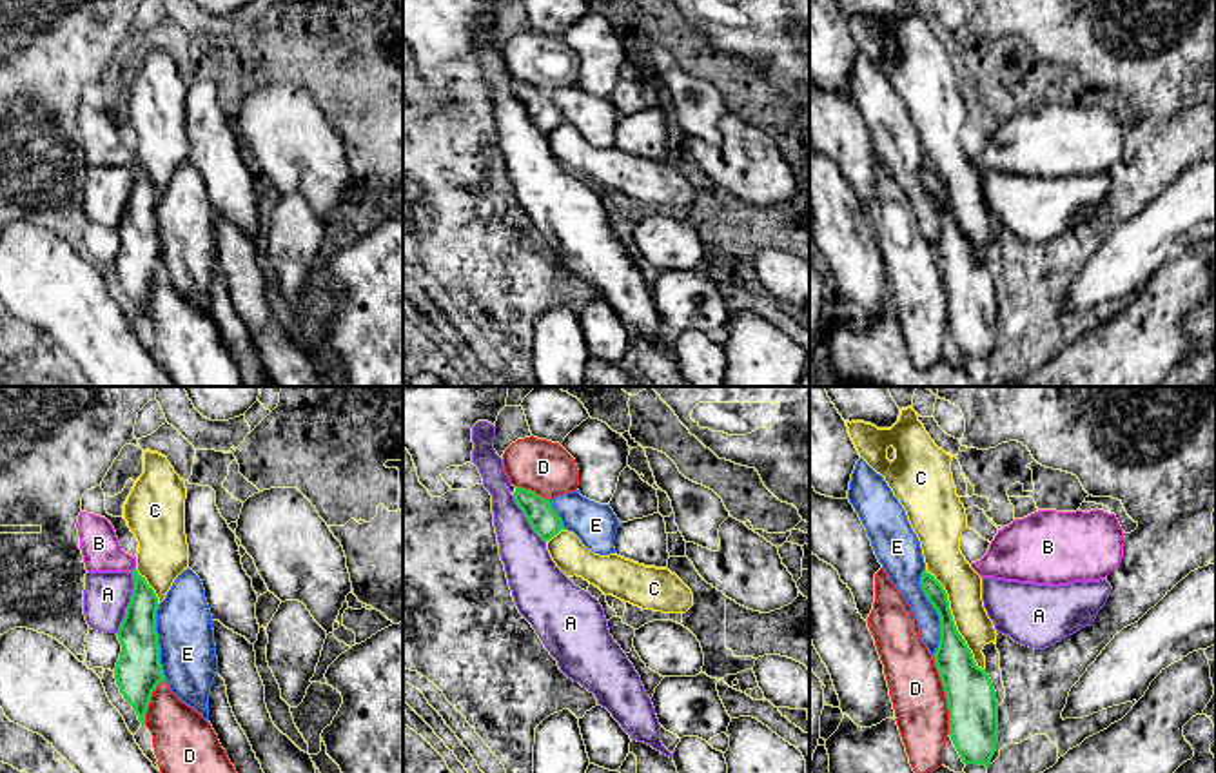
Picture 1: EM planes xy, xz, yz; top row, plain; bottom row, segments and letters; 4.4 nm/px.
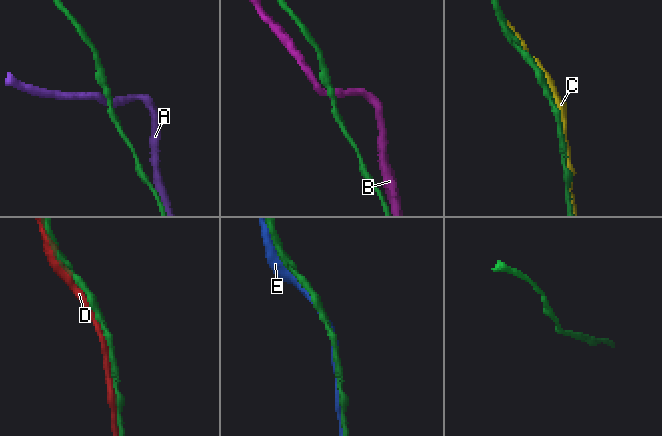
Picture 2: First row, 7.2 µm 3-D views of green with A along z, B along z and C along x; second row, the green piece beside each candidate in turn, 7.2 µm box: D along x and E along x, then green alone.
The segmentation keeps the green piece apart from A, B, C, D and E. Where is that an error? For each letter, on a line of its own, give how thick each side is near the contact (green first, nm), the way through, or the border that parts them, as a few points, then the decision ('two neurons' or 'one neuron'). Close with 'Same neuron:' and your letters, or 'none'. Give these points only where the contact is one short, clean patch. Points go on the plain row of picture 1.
A: 180 nm thick on the green side, 200 nm on the other; two neurons
B: 160 nm thick on the green side, 170 nm on the other; border along xy (135, 160), (131, 166); two neurons
C: 170 nm thick on the green side, 160 nm on the other; two neurons
D: 220 nm thick on the green side, 240 nm on the other; two neurons
E: 170 nm thick on the green side, 170 nm on the other; two neurons
Same neuron: none

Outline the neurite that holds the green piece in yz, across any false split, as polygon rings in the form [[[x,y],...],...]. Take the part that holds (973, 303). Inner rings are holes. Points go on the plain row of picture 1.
[[[926,163],[920,180],[940,210],[940,236],[933,250],[947,292],[949,330],[966,359],[989,361],[998,338],[996,285],[958,227],[944,180]]]

